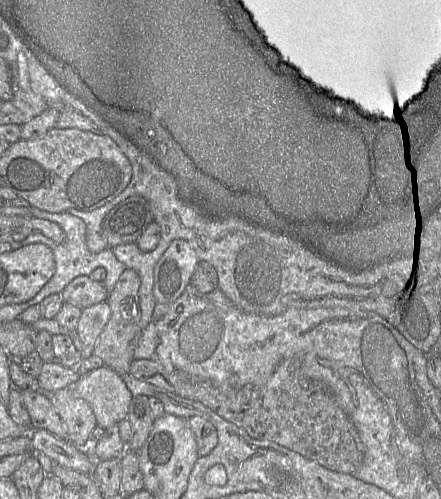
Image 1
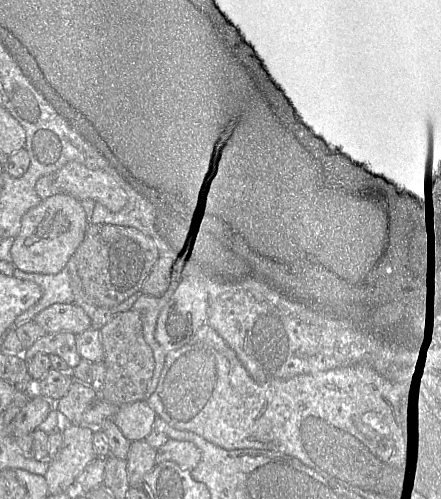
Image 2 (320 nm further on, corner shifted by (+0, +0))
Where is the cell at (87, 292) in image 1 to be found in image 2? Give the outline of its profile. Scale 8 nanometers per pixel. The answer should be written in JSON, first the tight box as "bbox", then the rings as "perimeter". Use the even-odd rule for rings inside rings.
{"bbox":[33,303,91,334],"perimeter":[[[55,303],[33,319],[46,333],[71,332],[80,334],[91,328],[91,318],[75,303]]]}

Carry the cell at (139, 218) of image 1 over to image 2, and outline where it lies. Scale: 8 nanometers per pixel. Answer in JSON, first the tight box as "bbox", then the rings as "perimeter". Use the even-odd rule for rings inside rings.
{"bbox":[74,224,159,308],"perimeter":[[[89,224],[74,256],[85,300],[95,307],[111,308],[142,290],[144,281],[159,257],[159,250],[151,237],[136,228]]]}

